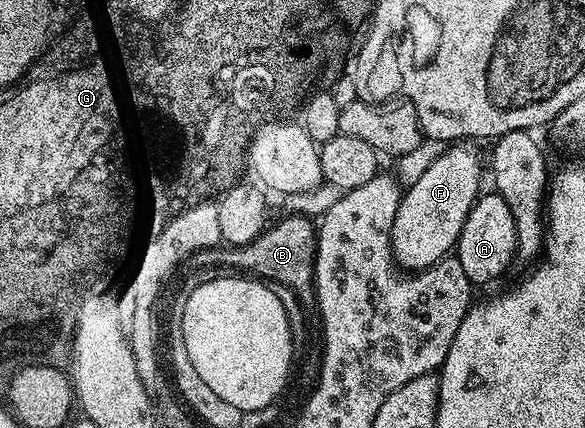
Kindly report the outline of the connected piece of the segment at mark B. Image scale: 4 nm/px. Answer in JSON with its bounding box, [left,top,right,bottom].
[186,215,318,314]

